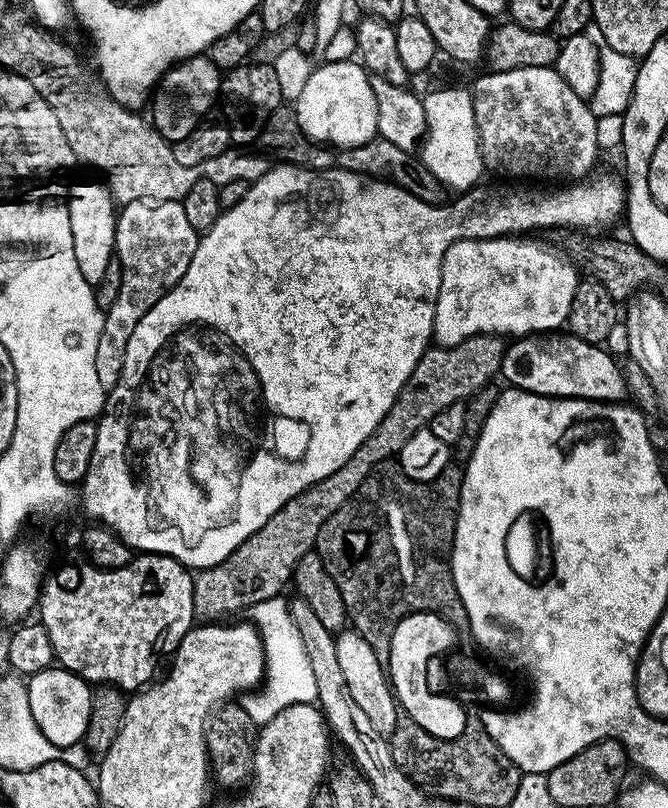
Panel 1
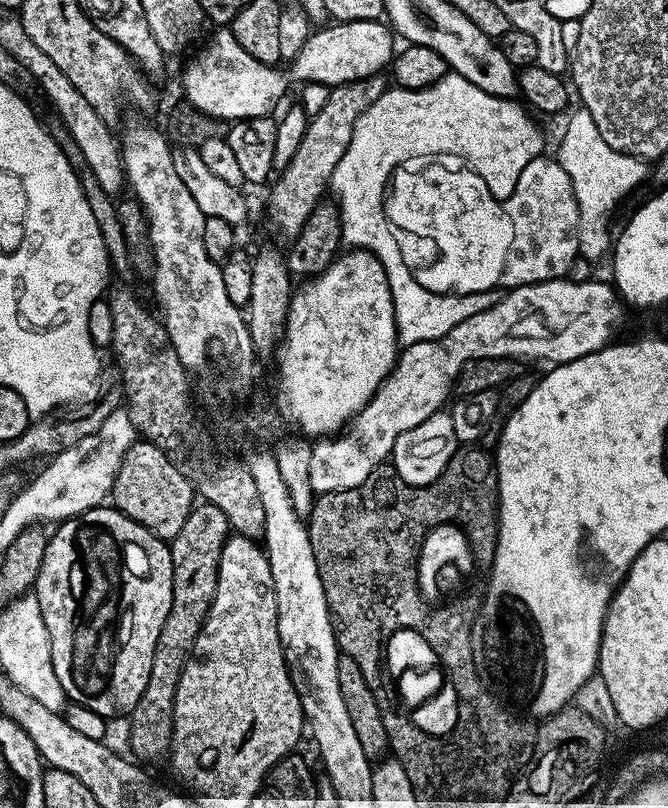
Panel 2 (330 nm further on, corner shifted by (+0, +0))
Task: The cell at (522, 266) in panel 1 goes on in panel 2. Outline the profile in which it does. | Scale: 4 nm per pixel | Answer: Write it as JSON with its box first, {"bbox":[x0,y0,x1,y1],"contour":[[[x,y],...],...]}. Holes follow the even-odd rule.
{"bbox":[500,154,578,289],"contour":[[[548,154],[535,156],[518,174],[514,194],[507,200],[508,217],[514,226],[512,249],[506,258],[500,283],[505,289],[521,288],[567,277],[578,246],[578,204],[566,170]]]}

